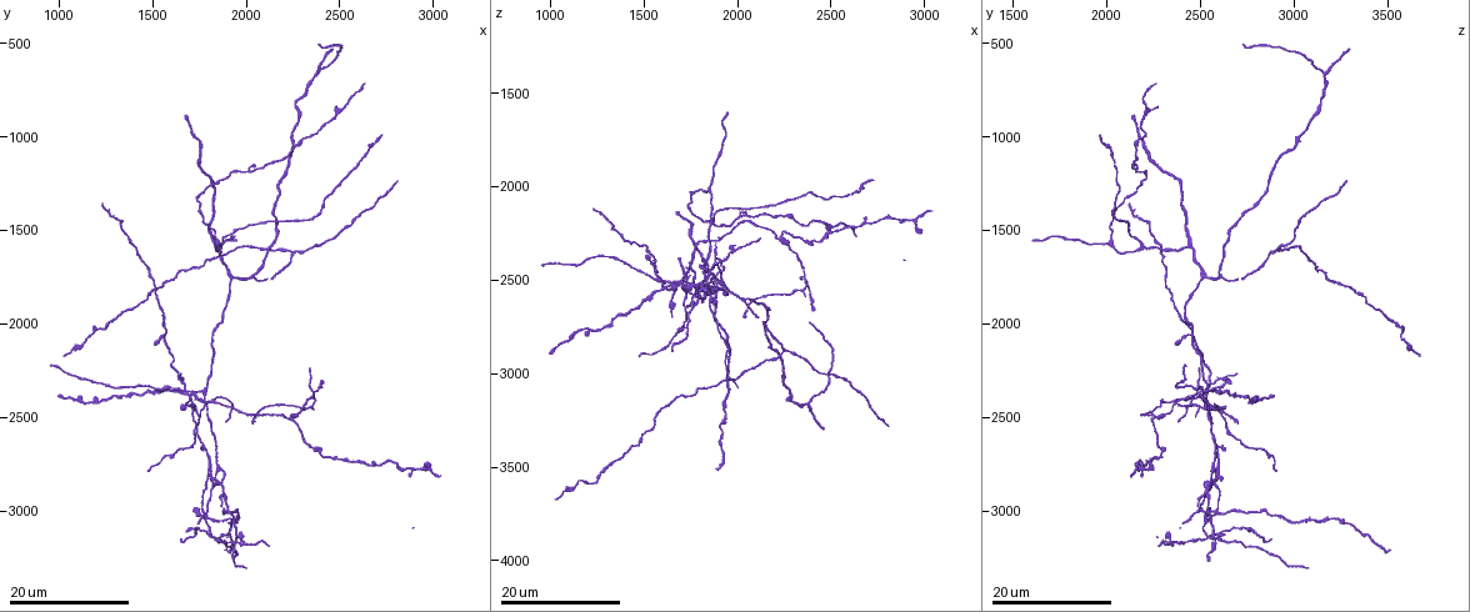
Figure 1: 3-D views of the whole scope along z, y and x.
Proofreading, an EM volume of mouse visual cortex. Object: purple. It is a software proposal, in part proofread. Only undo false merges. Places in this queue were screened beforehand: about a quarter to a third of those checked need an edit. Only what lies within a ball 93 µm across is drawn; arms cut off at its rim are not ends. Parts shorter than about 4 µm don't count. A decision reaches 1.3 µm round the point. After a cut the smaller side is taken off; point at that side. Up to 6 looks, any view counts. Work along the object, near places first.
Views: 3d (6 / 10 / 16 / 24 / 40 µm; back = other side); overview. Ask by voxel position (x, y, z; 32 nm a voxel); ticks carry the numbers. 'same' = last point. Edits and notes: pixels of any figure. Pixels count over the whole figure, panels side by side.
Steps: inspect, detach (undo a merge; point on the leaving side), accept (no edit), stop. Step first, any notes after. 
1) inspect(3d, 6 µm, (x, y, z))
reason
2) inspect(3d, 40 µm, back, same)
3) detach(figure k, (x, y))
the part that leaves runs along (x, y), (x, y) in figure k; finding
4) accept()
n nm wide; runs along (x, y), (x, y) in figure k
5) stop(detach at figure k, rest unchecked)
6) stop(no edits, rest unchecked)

inspect(3d, 24 µm, (1840, 1560, 2020))

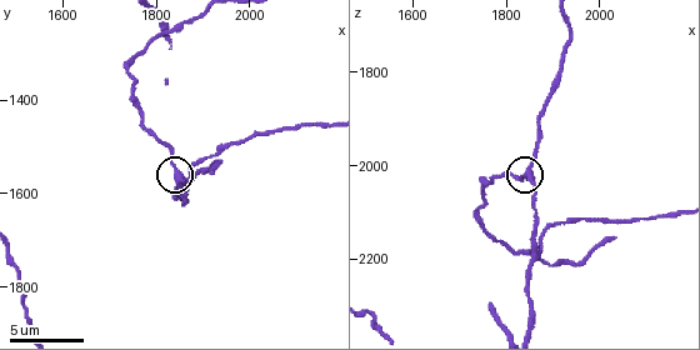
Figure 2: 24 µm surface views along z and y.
inspect(3d, 10 µm, (1850, 1565, 2015))
closer look

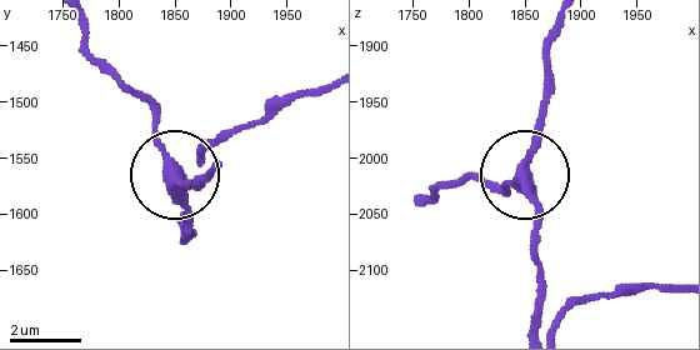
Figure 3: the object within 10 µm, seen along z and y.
accept()
3 arms; runs along (535, 324), (538, 206), (523, 163), (546, 58) in figure 3; all the same neuron

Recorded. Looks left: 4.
inspect(3d, 24 µm, (1880, 1580, 2200))

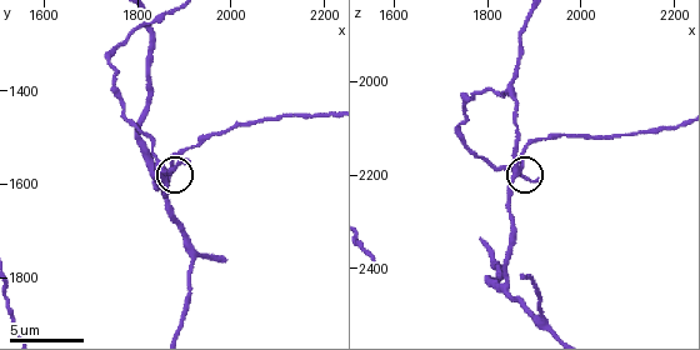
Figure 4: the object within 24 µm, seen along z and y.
inspect(3d, 10 µm, same)

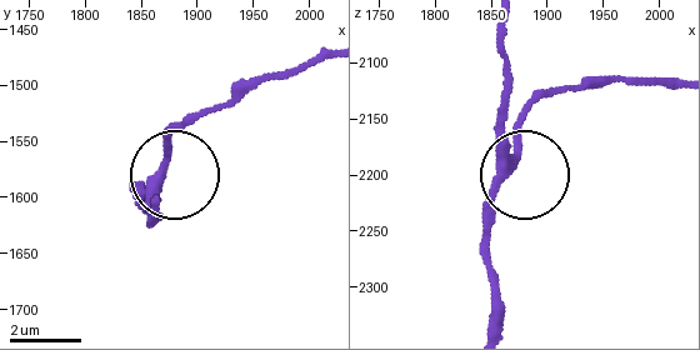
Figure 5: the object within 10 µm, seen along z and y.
inspect(3d, 10 µm, back, (1862, 1588, 2184))
other side

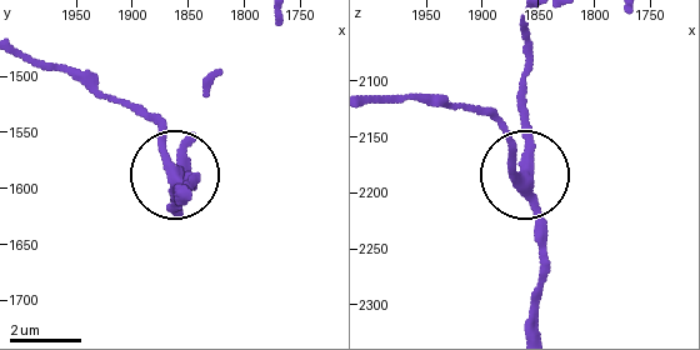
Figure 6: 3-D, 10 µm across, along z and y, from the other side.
accept()
3 arms; runs along (536, 323), (543, 215), (500, 128) in figure 6; one neuron here

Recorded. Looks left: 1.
stop(no edits, rest unchecked)

